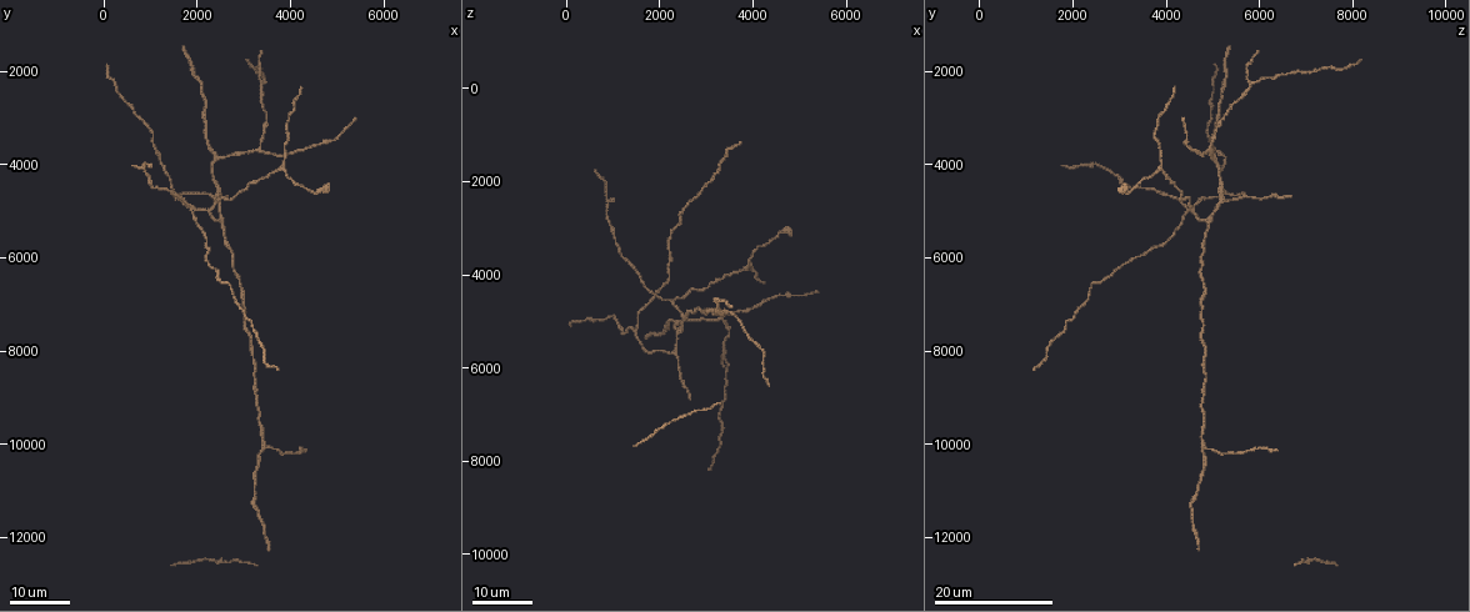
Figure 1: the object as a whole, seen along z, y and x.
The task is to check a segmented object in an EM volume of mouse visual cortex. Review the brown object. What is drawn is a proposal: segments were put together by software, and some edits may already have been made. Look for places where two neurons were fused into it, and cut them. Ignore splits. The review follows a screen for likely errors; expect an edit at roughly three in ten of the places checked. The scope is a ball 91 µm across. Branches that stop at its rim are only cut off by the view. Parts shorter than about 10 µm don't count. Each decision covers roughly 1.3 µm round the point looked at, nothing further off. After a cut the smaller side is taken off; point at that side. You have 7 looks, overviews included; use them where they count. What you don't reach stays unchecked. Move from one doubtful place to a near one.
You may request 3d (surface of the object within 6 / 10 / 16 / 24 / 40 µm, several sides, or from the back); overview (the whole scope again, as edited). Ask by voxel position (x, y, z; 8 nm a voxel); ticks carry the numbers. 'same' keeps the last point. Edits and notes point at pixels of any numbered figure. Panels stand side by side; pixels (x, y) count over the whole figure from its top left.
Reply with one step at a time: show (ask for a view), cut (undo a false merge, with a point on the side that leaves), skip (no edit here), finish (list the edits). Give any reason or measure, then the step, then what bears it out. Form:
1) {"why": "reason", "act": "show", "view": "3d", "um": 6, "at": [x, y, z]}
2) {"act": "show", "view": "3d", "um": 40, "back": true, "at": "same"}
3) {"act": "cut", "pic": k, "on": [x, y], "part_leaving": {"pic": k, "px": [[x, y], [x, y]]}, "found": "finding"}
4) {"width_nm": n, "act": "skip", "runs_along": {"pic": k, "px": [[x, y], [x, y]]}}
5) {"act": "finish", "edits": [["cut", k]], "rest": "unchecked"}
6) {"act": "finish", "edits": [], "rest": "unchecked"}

{"act": "show", "view": "3d", "um": 16, "at": [3500, 10000, 4800]}

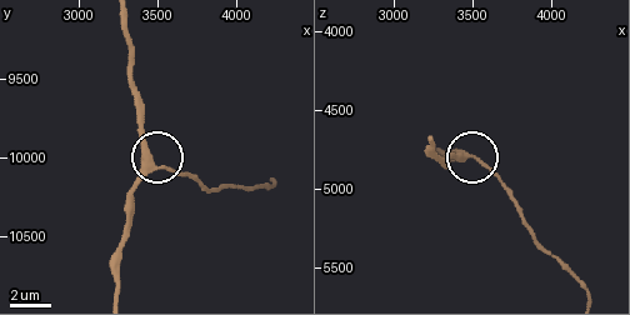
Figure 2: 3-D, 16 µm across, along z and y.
{"act": "show", "view": "3d", "um": 10, "at": [3460, 10060, 4800]}

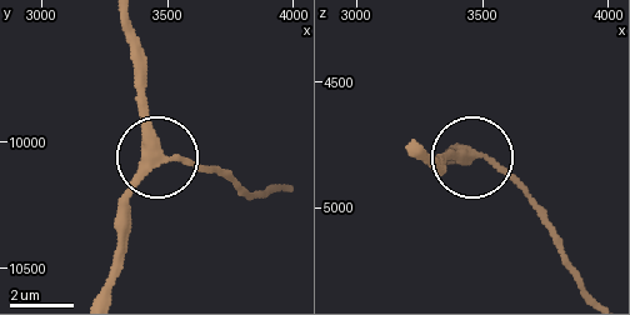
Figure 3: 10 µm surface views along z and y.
{"width_nm": 310, "act": "skip", "runs_along": {"pic": 3, "px": [[124, 24], [149, 153], [226, 169]]}, "found": "one neuron here"}

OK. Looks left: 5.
{"why": "thin arm on a thick one", "act": "show", "view": "3d", "um": 16, "at": [3350, 3650, 4950]}

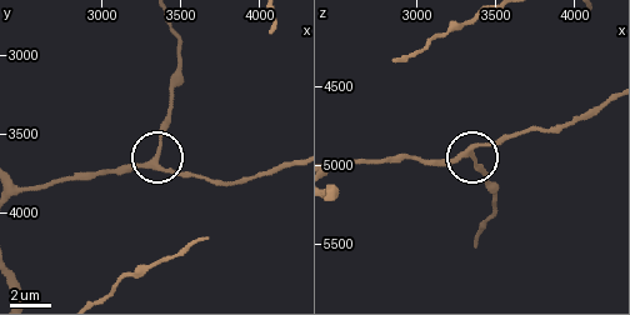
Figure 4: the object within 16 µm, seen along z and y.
{"act": "show", "view": "3d", "um": 10, "at": [3340, 3660, 4920]}

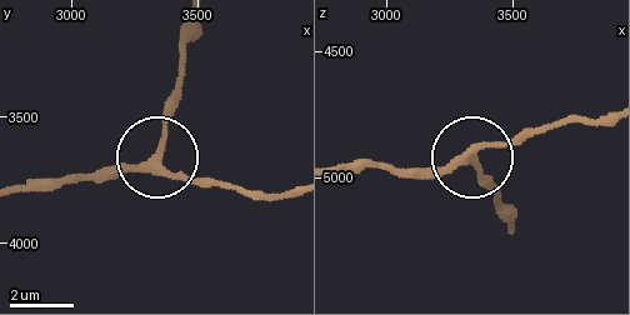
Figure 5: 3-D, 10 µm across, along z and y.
{"act": "show", "view": "3d", "um": 6, "at": [3340, 3660, 4920]}

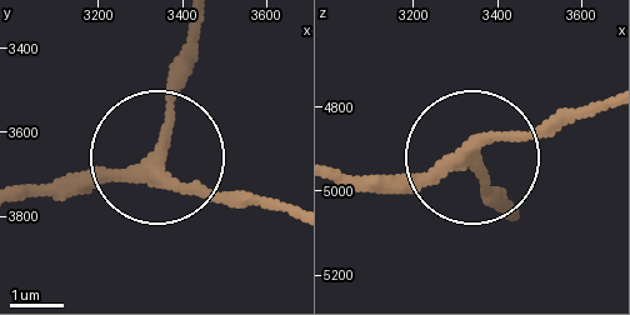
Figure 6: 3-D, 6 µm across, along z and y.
{"arms": 3, "act": "skip", "found": "one neuron here"}

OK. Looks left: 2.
{"why": "a fork", "act": "show", "view": "3d", "um": 24, "at": [2450, 4750, 5200]}

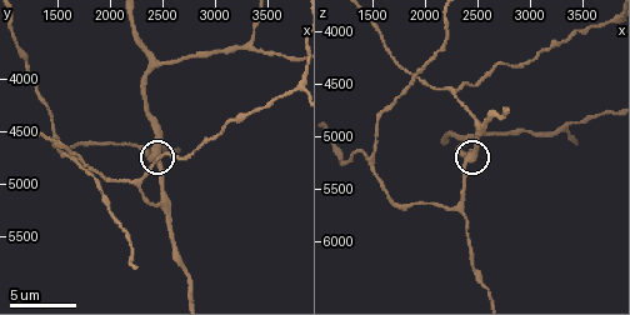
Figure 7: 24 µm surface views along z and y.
{"act": "show", "view": "3d", "um": 6, "at": [2420, 4740, 5240]}

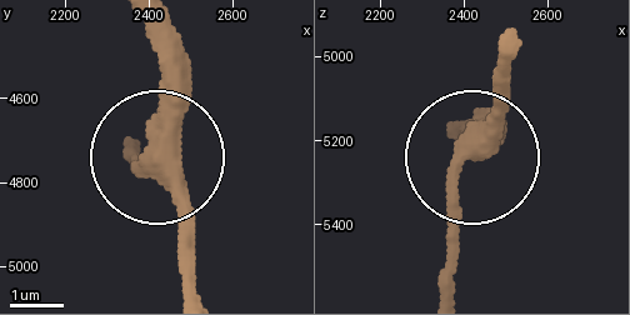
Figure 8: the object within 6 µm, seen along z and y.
{"arms": 3, "act": "skip", "found": "continuous, no second neuron"}

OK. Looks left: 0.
{"act": "finish", "edits": [], "rest": "unchecked"}

